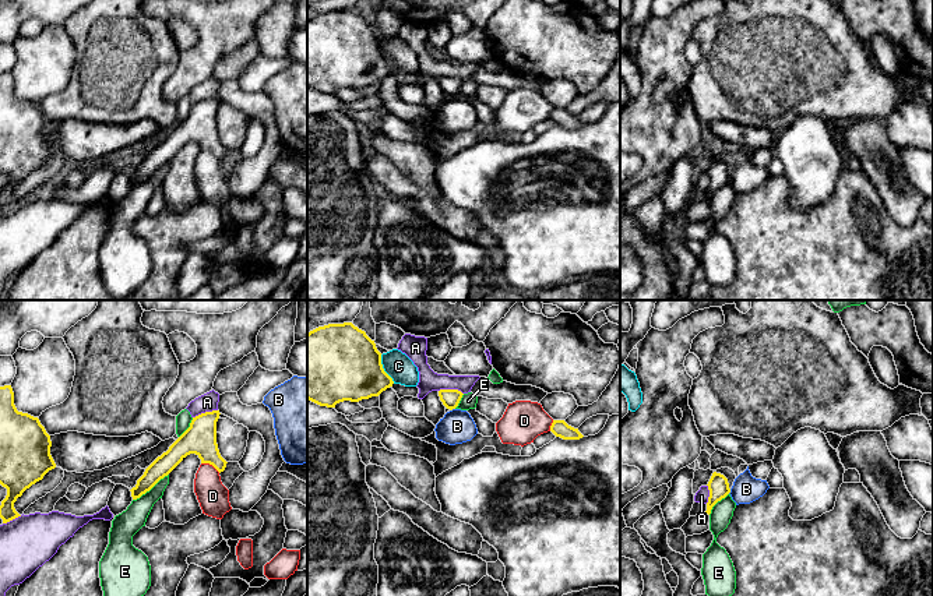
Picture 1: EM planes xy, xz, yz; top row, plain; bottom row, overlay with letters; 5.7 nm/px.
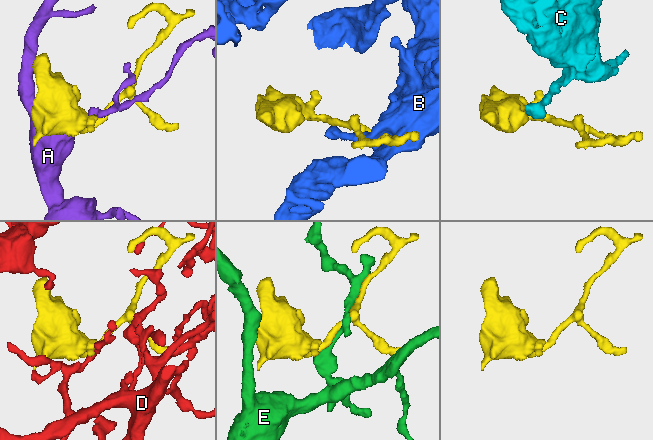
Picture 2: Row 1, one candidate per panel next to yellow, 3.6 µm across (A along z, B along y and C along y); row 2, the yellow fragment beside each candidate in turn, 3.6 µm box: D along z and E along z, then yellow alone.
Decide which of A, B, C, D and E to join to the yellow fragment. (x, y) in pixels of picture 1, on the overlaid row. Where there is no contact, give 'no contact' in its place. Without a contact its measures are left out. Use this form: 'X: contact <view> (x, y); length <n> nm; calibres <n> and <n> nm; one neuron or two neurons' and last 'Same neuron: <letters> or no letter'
A: contact xy (206, 412); length 150 nm; calibres 190 and 110 nm; two neurons
B: contact xz (451, 409); length 40 nm; calibres 110 and 200 nm; two neurons
C: contact xz (383, 369); length 190 nm; calibres 440 and 160 nm; two neurons
D: contact xy (211, 464); length 130 nm; calibres 190 and 180 nm; two neurons
E: contact xy (150, 489); length 260 nm; calibres 110 and 150 nm; two neurons
Same neuron: no letter

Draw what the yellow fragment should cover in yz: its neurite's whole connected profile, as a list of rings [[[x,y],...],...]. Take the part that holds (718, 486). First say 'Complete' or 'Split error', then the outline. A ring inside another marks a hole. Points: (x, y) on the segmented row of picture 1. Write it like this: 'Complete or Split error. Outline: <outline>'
Complete. Outline: [[[717,472],[712,473],[707,486],[708,486],[708,490],[710,490],[710,497],[708,497],[705,514],[710,515],[712,507],[718,501],[725,498],[730,493],[730,489],[729,489],[728,479],[723,475],[717,473]]]

